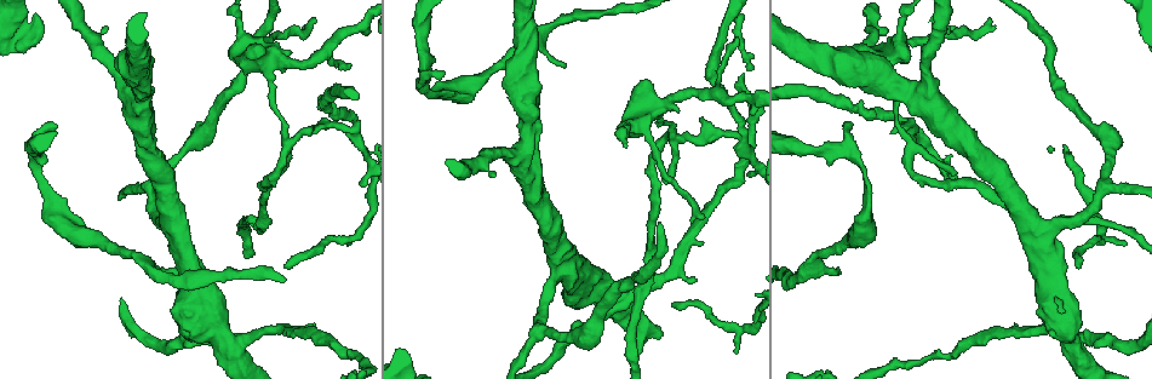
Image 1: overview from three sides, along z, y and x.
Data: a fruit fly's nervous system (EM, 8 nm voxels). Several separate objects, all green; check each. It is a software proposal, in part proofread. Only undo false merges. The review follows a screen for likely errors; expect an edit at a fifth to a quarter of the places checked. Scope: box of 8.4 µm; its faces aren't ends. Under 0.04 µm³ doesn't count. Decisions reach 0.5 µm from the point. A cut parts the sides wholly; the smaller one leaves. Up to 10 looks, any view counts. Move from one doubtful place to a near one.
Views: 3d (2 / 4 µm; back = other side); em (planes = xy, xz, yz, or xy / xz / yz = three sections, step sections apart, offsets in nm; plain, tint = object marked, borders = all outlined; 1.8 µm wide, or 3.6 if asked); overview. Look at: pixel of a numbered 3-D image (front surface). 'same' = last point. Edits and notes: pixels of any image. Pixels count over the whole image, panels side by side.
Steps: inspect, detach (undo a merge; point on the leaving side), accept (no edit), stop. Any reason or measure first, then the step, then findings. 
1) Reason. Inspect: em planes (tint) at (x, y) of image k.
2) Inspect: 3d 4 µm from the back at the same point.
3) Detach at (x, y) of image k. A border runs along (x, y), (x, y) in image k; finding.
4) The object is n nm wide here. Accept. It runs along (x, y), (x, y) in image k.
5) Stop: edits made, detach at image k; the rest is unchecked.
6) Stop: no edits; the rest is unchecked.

Arms part here. Inspect: em planes (tint) at (531, 140) of image 1.

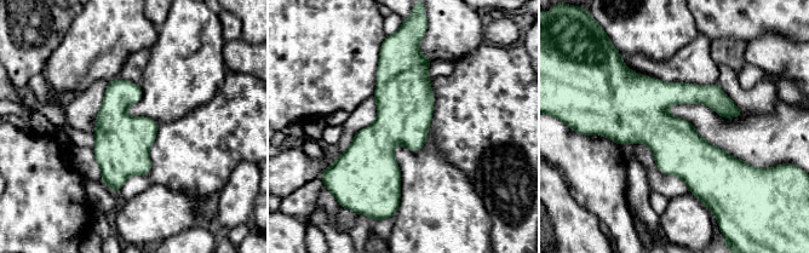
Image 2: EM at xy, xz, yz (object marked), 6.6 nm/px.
Accept. One neuron here.

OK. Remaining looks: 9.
Inspect: 3d 2 µm at (675, 136) of image 1.

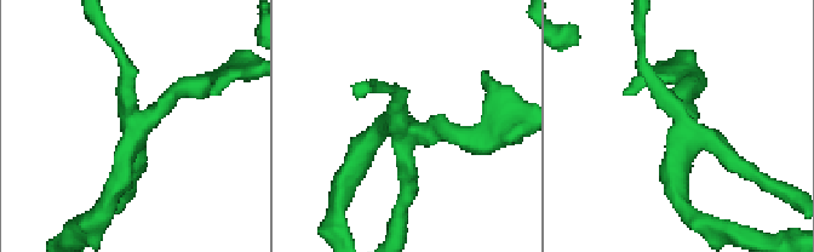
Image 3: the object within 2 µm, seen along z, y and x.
Need the tissue. Inspect: em planes (tint) at (678, 116) of image 3.

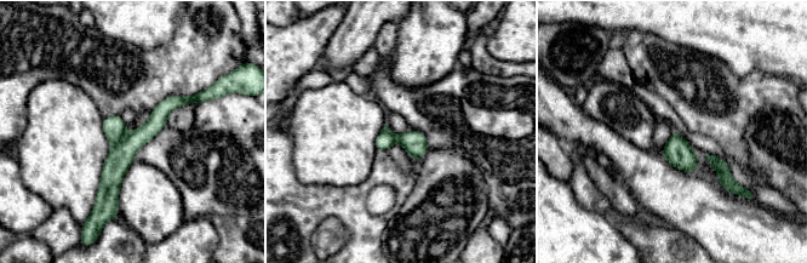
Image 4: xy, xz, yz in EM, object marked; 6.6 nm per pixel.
The object is 160 nm wide here. Detach at (121, 155) of image 4. The part that leaves runs along (192, 98), (173, 102), (120, 156), (112, 206) in image 4; two neurons meet here.

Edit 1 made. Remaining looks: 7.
Abrupt turn. Inspect: 3d 2 µm at (1075, 342) of image 1.

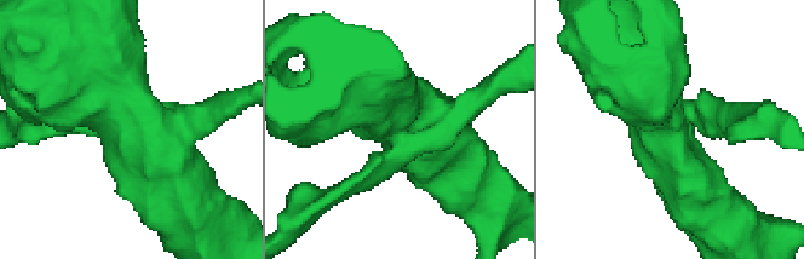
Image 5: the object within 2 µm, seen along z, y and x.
Inspect: em xy step 8 (plain) at (399, 118) of image 5.

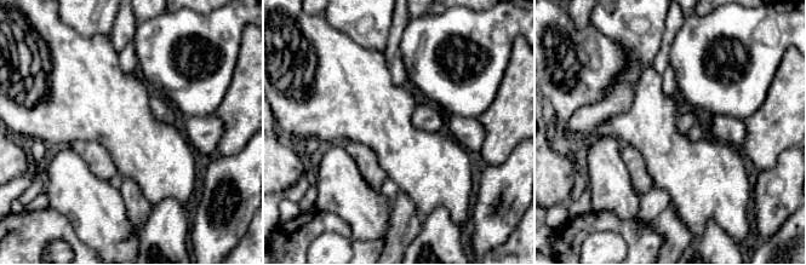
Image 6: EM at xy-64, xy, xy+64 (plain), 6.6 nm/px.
With the object marked. Inspect: em xy step 8 (tint) at the same point.

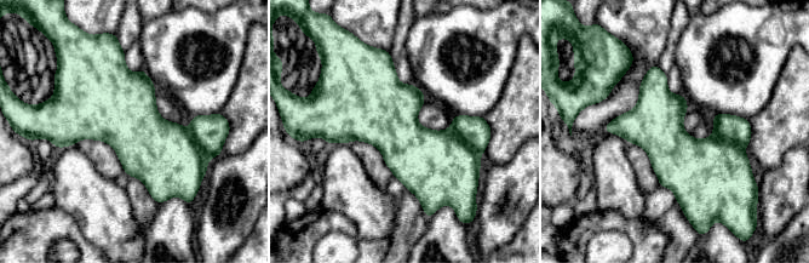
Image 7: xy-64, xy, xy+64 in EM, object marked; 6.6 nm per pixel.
Detach at (736, 130) of image 7. A second neuron is stuck on.

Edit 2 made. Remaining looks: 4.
Stop: edits made, detach at image 4, detach at image 7; the rest is unchecked.

